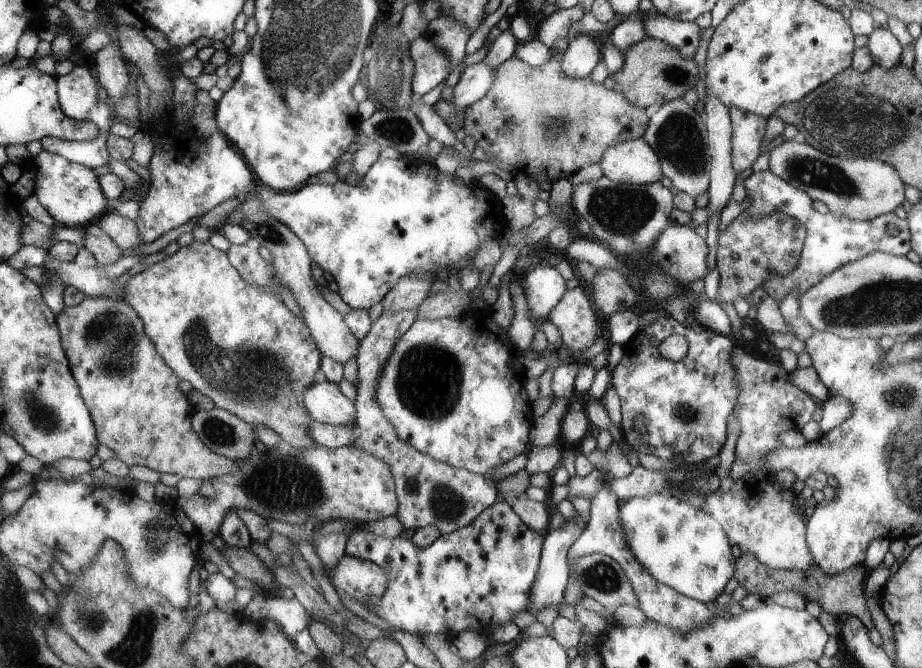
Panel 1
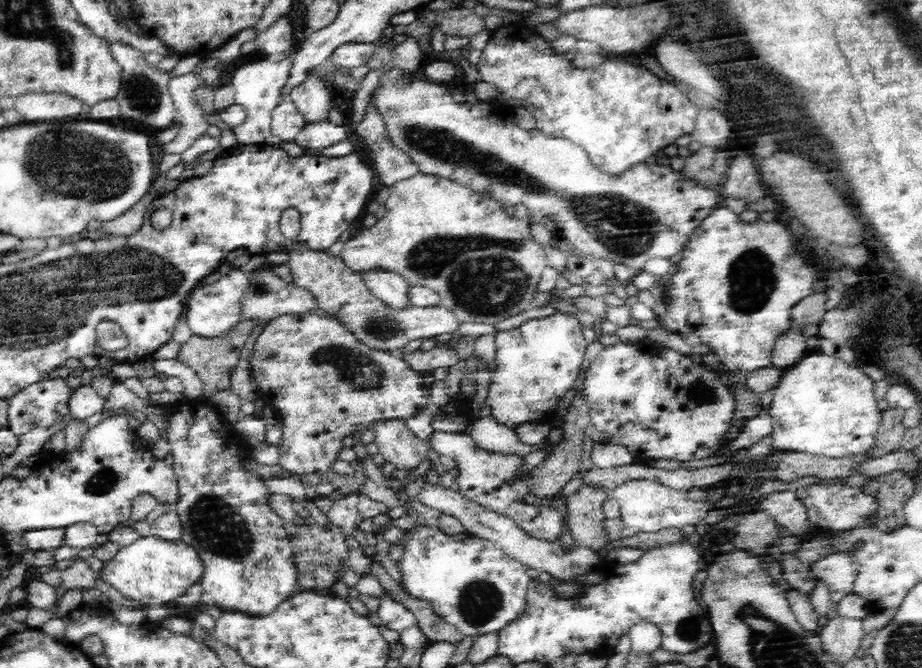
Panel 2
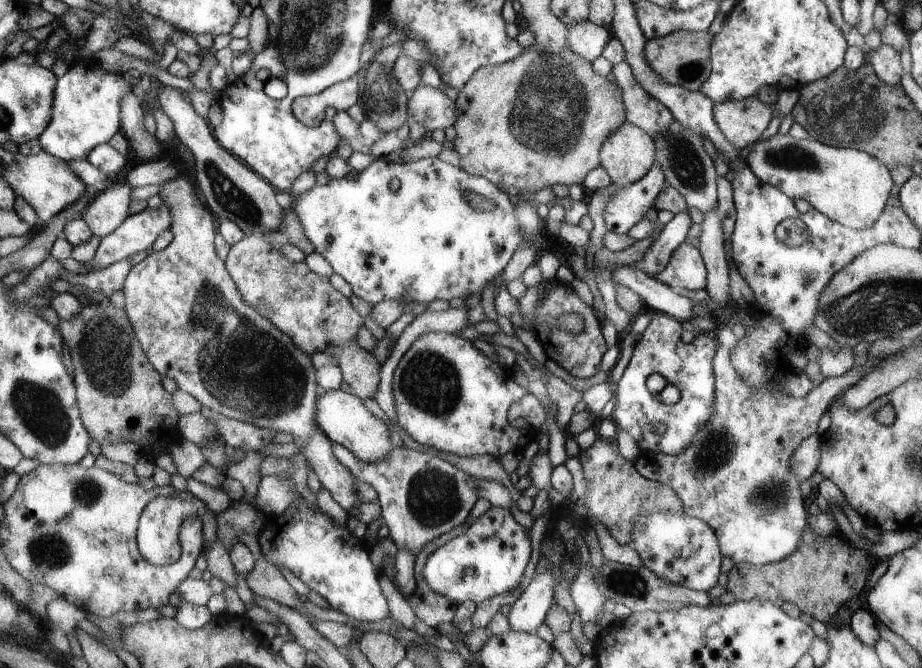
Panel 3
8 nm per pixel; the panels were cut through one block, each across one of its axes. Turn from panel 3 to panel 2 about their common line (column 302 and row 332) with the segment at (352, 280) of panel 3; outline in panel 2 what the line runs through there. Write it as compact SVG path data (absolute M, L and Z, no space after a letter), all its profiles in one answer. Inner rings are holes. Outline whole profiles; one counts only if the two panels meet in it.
M227 267L218 281L196 287L187 298L184 313L192 334L208 338L224 336L236 324L240 324L244 290L250 286L250 280L252 280L250 276L252 276L250 271L243 272L239 268Z

